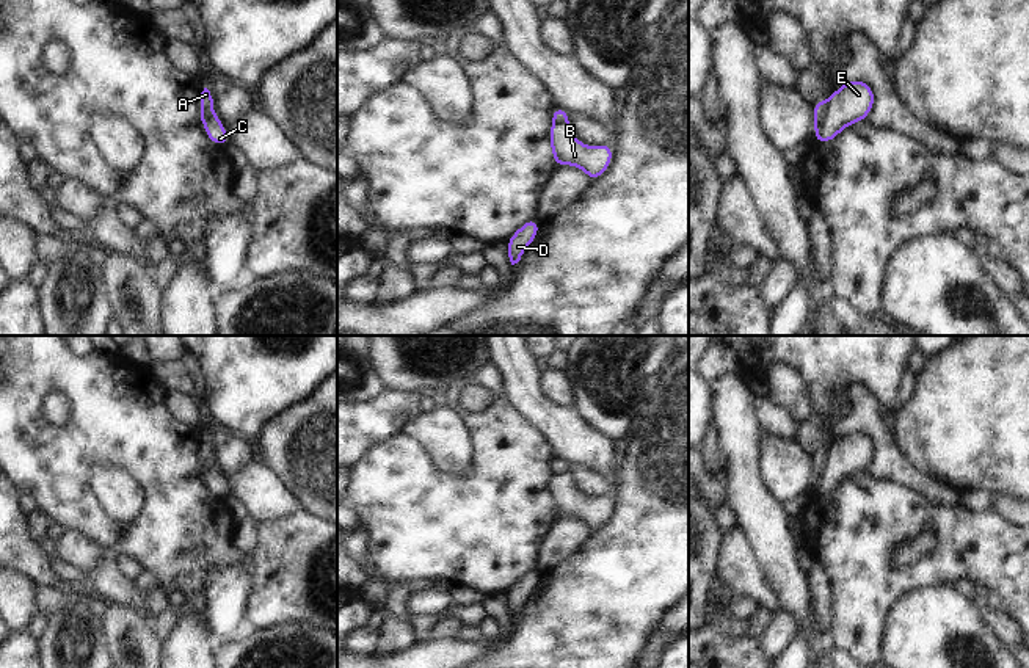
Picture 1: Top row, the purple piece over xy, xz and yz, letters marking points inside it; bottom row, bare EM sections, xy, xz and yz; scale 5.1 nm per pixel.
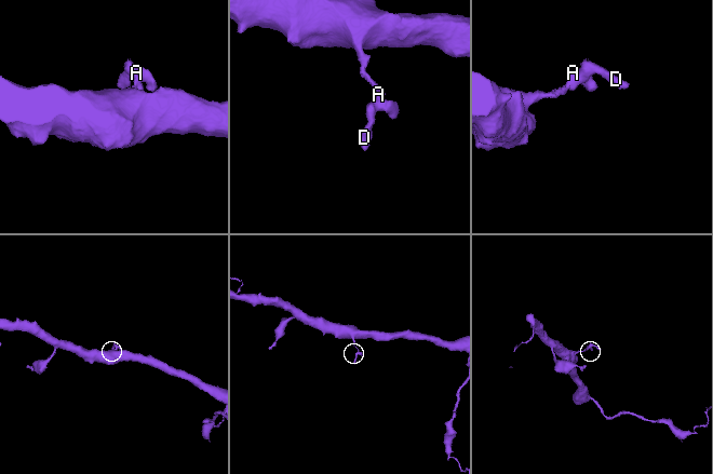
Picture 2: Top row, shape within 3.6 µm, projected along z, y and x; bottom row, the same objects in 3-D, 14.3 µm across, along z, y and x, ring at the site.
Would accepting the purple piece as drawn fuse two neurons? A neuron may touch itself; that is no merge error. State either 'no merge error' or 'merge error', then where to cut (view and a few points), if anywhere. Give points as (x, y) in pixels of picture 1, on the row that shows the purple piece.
merge error | yz (830, 99), (825, 118), (816, 132)

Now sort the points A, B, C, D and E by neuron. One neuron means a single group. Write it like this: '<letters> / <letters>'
A / B C D E

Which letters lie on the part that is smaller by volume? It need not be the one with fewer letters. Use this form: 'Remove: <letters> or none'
Remove: B, C, D, E

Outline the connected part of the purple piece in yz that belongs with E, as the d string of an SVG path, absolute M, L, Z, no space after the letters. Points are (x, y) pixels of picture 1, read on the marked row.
M847 80L831 94L825 119L813 141L833 141L845 127L866 121L874 103L875 94L864 80Z

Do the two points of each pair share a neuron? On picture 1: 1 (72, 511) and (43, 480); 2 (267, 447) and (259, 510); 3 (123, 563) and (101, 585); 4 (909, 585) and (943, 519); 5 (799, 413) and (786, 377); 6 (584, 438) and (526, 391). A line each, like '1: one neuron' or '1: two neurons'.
1: one neuron
2: two neurons
3: two neurons
4: one neuron
5: one neuron
6: one neuron

